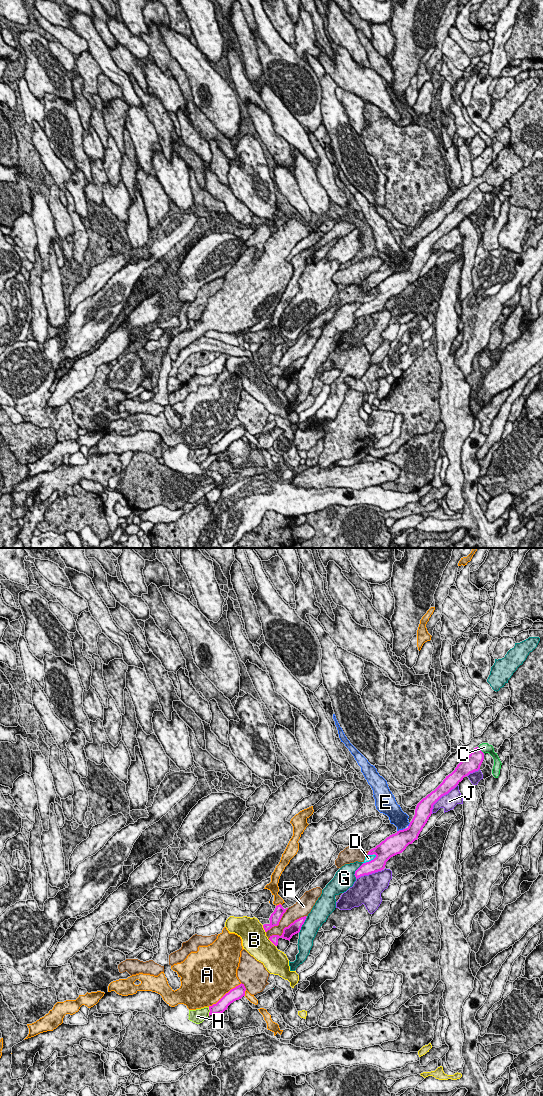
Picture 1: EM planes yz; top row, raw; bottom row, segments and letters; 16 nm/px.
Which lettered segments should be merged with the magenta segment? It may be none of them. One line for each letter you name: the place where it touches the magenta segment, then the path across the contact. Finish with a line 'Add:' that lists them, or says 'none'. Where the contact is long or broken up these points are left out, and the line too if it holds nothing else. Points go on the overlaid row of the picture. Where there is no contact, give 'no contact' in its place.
Add: none

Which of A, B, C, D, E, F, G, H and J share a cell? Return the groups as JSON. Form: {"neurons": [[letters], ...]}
{"neurons": [["A"], ["B"], ["C"], ["D", "F"], ["E"], ["G"], ["H"], ["J"]]}

